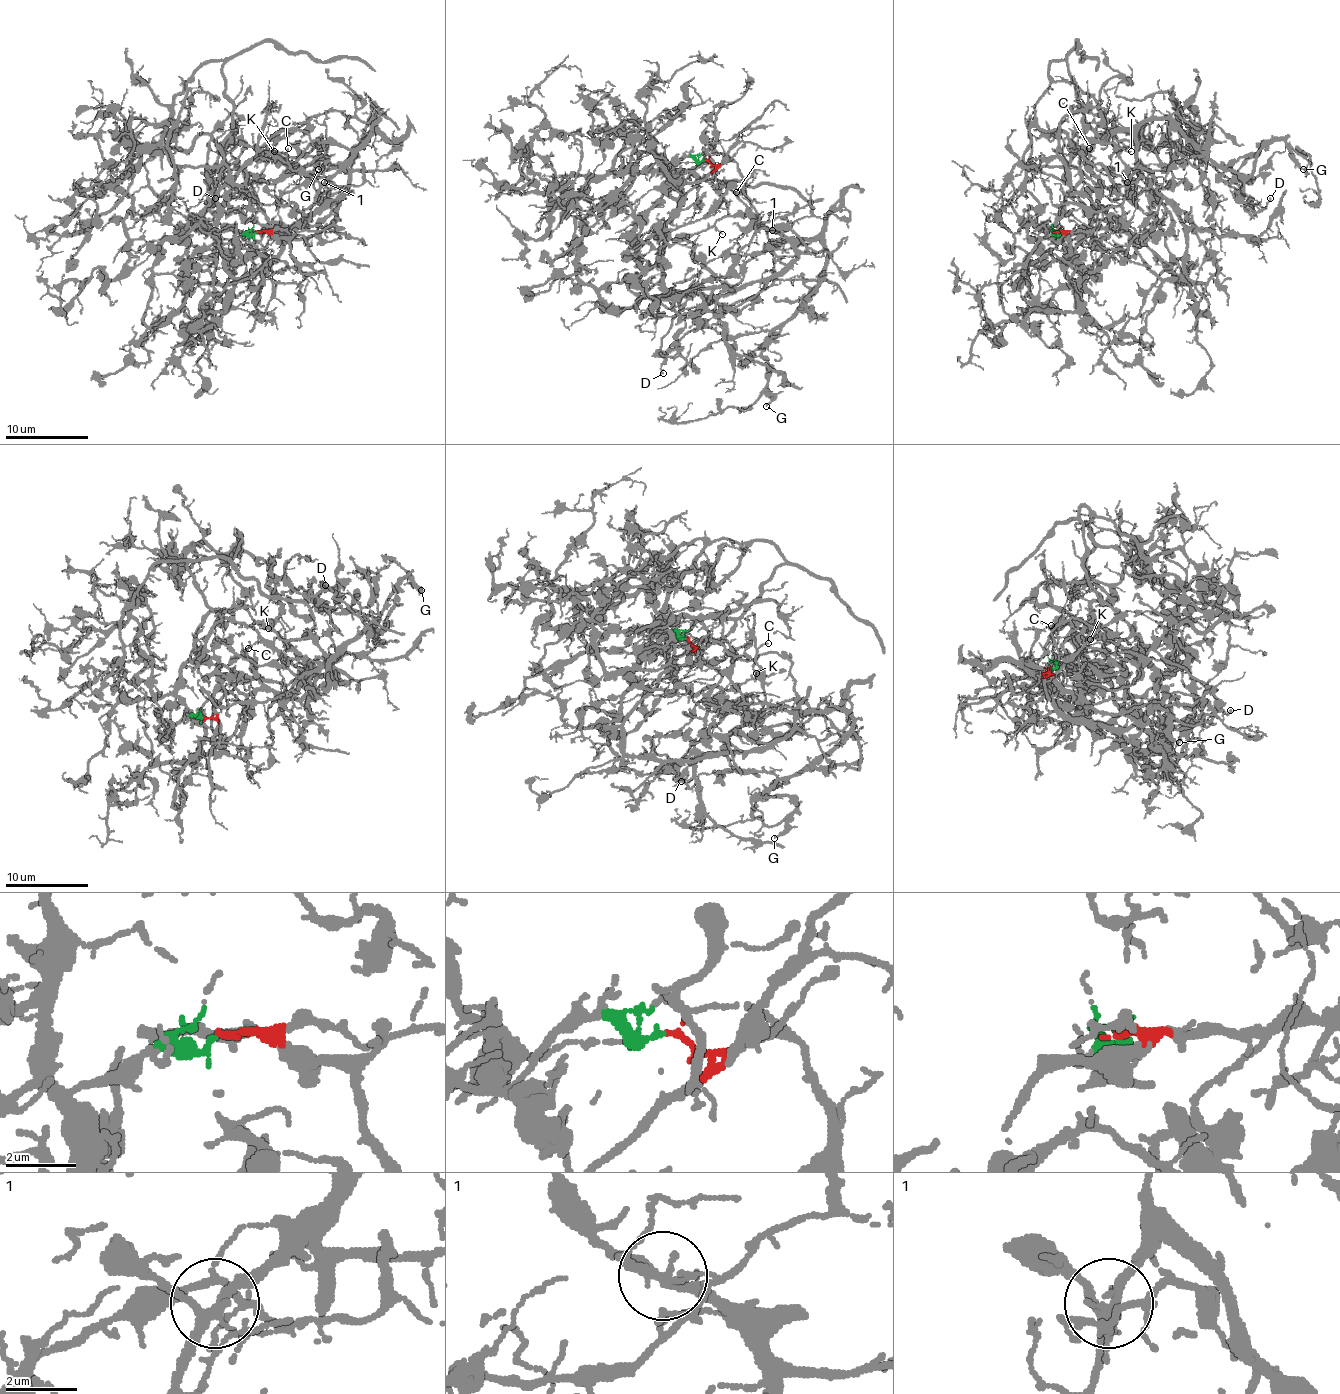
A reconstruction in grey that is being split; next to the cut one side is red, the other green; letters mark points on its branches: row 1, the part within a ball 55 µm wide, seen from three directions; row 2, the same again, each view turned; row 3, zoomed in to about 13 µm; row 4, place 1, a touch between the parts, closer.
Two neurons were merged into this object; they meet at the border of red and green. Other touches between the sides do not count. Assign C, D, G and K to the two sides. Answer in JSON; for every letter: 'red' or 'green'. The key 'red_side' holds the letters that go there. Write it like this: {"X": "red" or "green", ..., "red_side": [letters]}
{"C": "red", "D": "green", "G": "red", "K": "red", "red_side": ["C", "G", "K"]}

